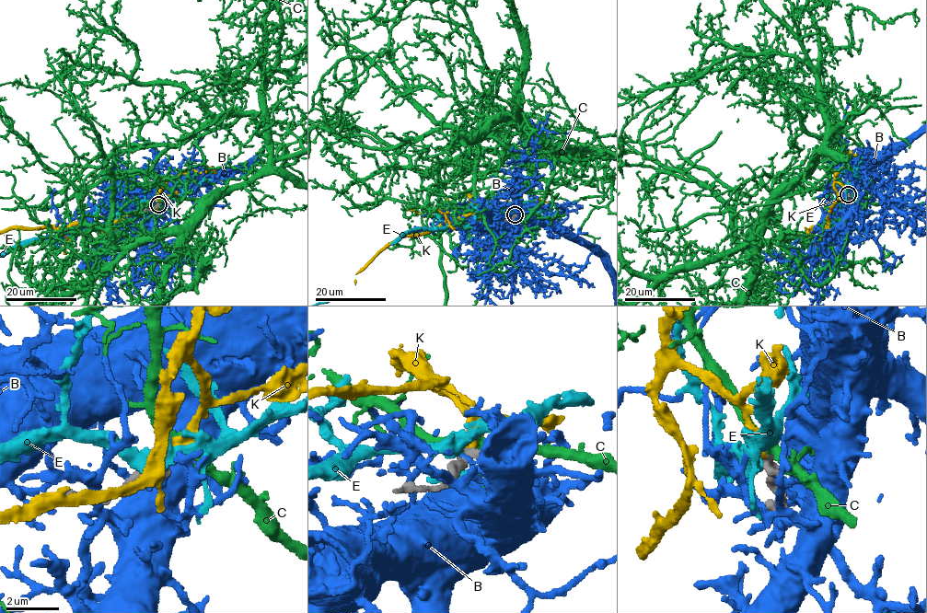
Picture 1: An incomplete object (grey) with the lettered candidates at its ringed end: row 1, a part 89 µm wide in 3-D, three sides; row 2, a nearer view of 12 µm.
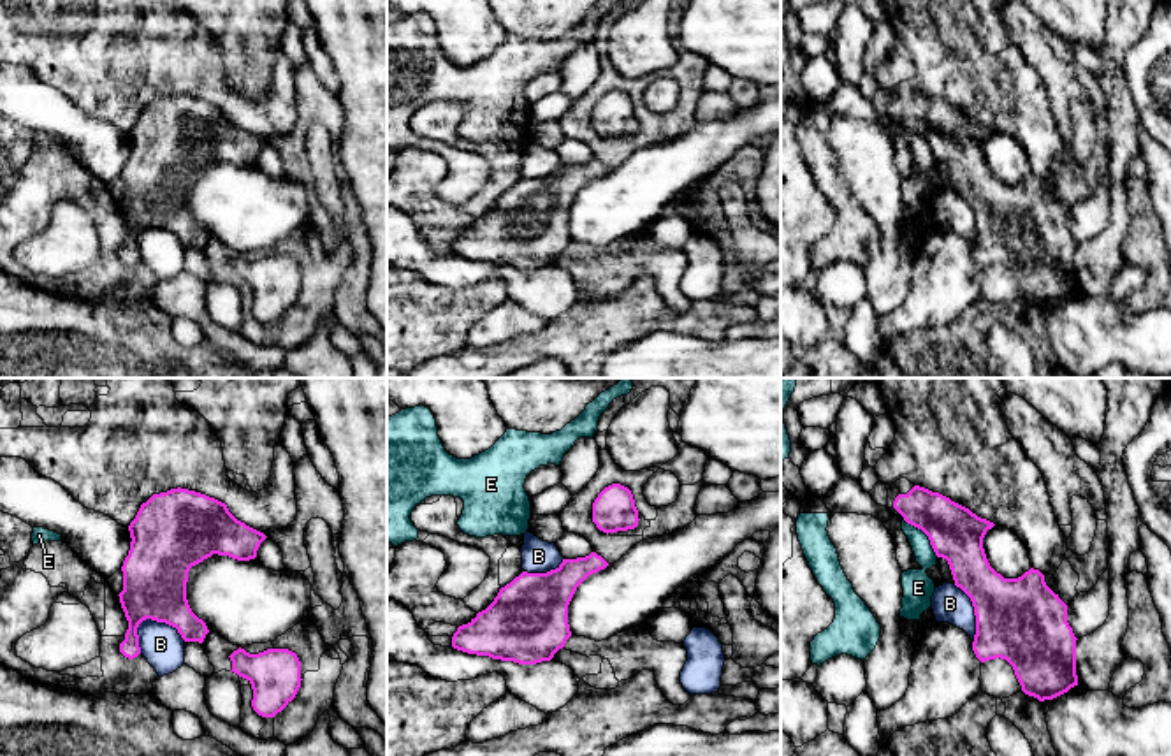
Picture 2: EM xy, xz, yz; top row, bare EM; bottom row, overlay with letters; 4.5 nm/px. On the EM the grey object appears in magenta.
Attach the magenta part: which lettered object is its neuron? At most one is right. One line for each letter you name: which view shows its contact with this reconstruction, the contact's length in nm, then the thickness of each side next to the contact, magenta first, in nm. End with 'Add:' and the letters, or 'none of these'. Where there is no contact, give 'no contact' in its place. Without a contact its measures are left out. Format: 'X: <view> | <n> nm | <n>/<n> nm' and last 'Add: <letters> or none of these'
K: no contact
Add: K

